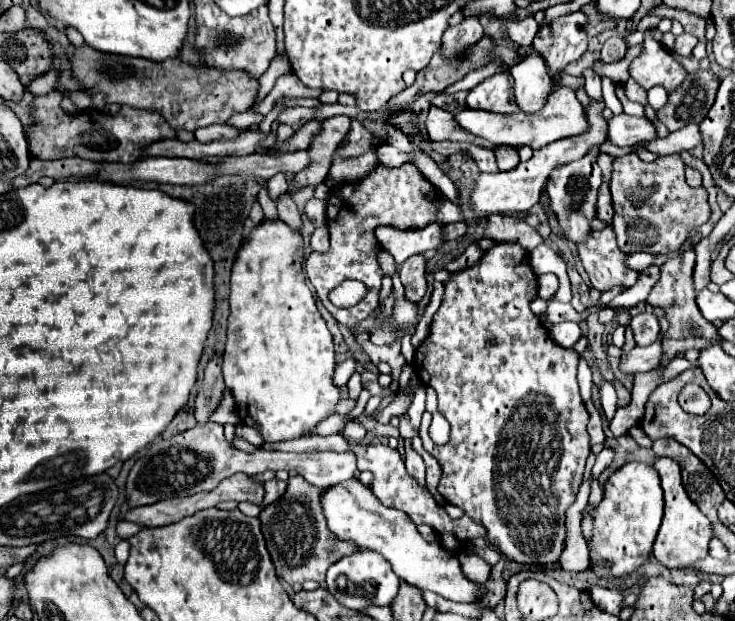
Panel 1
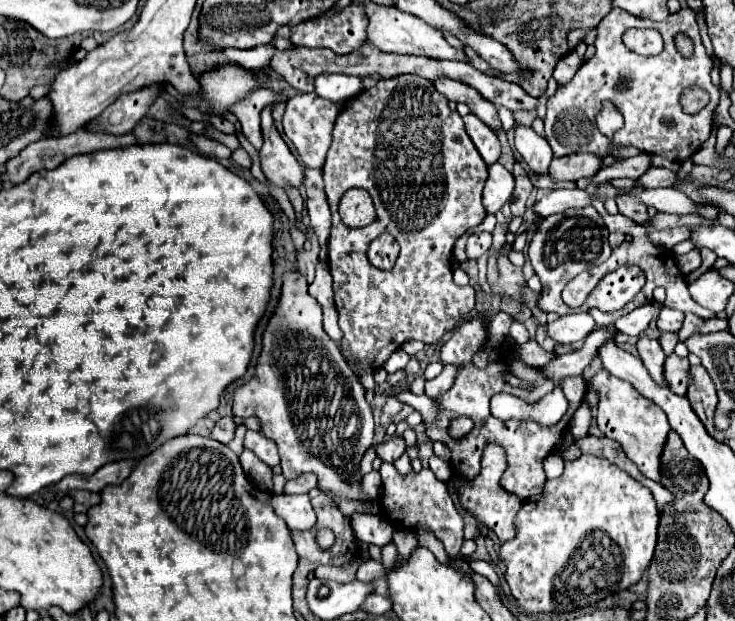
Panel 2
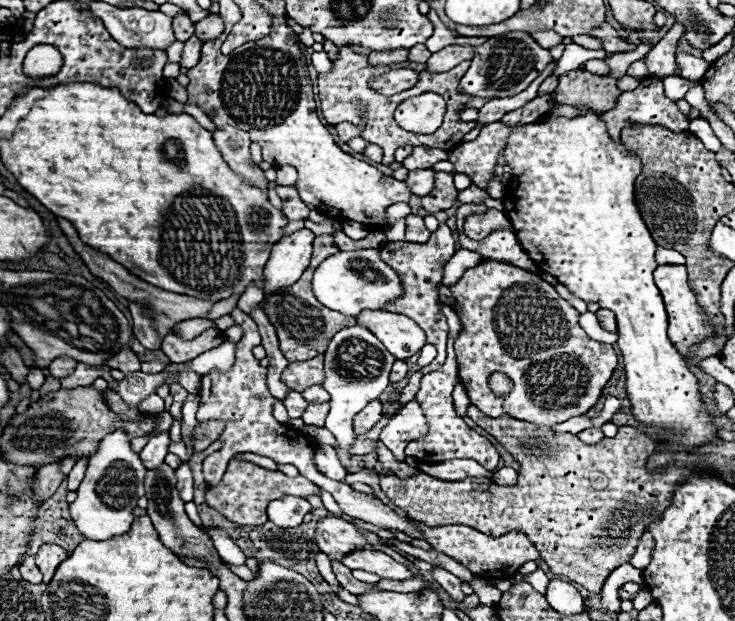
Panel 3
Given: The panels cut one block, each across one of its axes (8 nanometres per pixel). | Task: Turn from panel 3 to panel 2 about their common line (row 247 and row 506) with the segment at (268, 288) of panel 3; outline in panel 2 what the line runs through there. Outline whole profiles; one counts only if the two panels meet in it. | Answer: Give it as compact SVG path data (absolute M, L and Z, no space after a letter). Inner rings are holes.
M306 494L274 496L272 506L274 506L274 512L288 524L290 530L310 530L316 524L316 514Z

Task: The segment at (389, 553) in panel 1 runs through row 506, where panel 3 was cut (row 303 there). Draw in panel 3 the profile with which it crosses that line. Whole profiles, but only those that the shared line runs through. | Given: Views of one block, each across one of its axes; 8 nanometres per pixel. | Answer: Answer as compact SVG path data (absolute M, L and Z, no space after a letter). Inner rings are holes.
M374 248L334 254L318 266L312 278L314 296L330 310L346 316L356 316L362 310L380 310L388 302L400 298L400 294L404 294L402 288L404 286L400 282L400 276L380 260L380 252Z

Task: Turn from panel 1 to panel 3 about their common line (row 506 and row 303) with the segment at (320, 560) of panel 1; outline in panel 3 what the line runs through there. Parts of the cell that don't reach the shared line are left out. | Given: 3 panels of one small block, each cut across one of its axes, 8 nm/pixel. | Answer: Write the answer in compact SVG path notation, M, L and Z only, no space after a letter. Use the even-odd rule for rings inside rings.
M330 234L316 236L312 260L310 260L308 270L302 274L302 278L296 284L288 286L284 290L278 290L276 294L272 294L264 300L264 312L276 328L280 350L286 356L288 362L310 360L310 358L316 358L316 356L324 354L324 350L328 348L328 342L334 338L334 334L338 330L342 330L344 326L354 326L356 324L354 316L344 316L340 312L328 310L312 294L312 274L316 272L316 266L320 266L320 262L324 262L324 258L330 258L336 252L340 252L340 250L334 244L334 236L330 236Z

